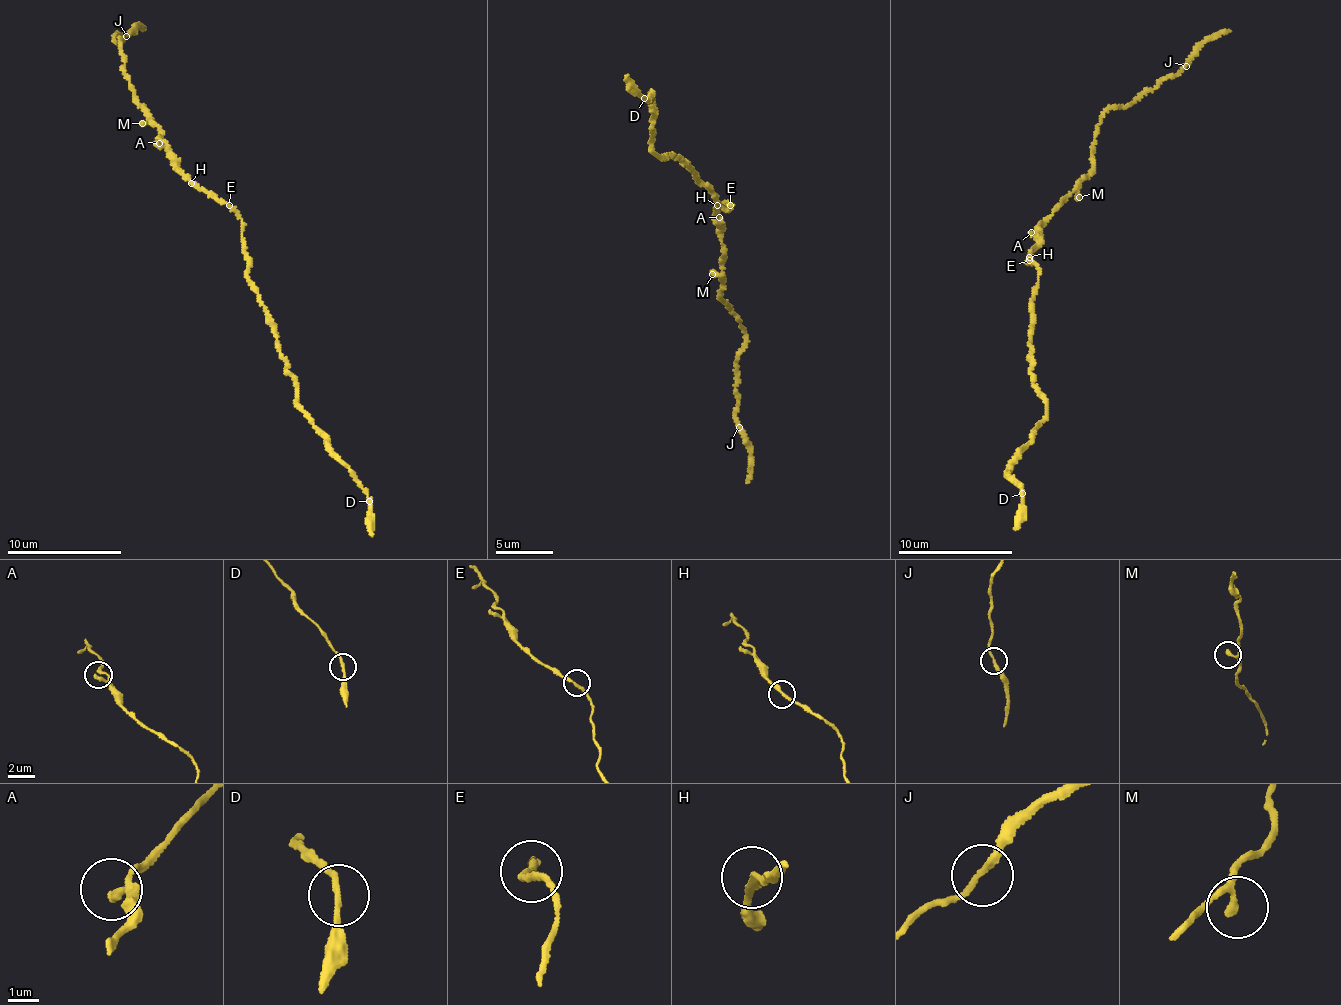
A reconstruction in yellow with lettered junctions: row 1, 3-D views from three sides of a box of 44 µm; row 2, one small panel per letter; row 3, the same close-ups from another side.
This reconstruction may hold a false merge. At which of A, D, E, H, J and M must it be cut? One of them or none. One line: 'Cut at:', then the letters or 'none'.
Cut at: none

